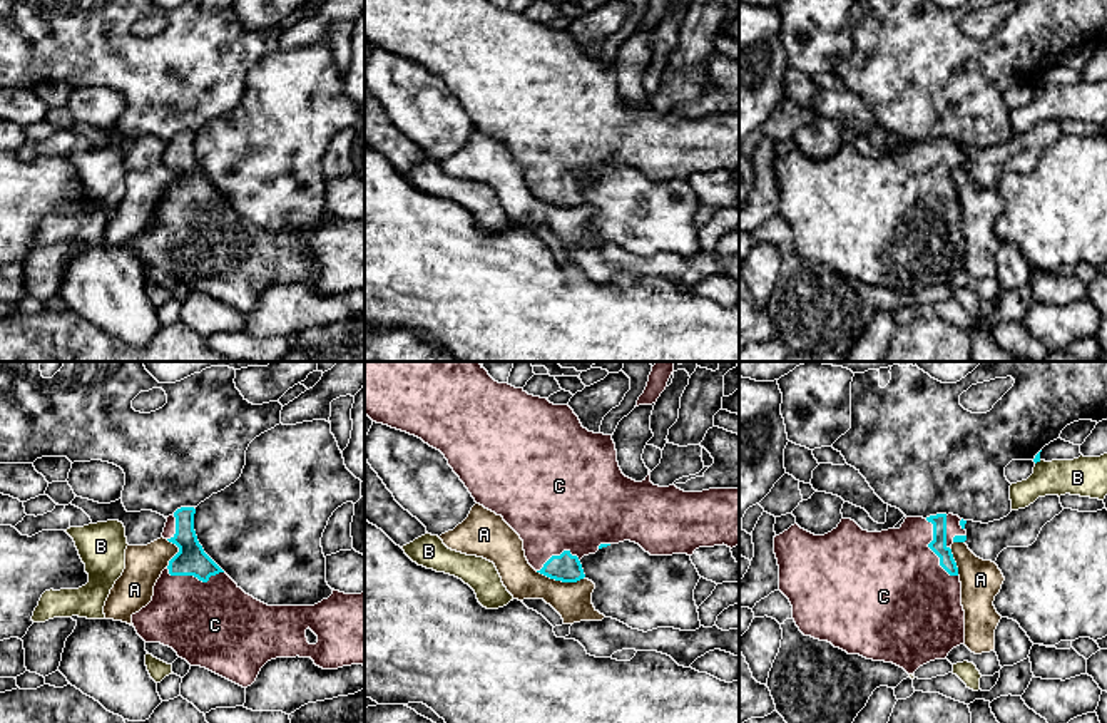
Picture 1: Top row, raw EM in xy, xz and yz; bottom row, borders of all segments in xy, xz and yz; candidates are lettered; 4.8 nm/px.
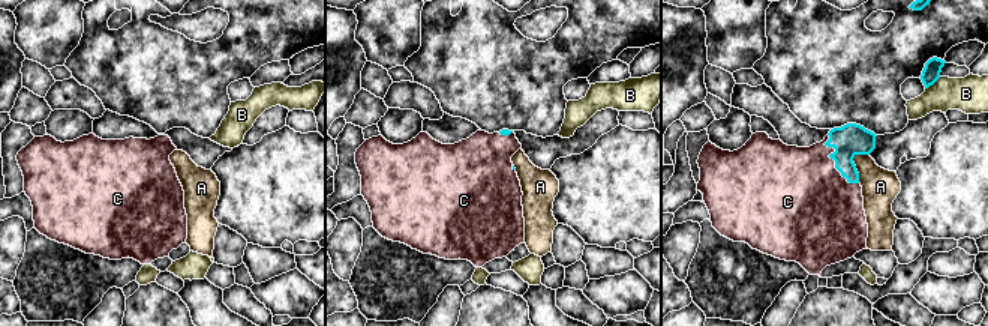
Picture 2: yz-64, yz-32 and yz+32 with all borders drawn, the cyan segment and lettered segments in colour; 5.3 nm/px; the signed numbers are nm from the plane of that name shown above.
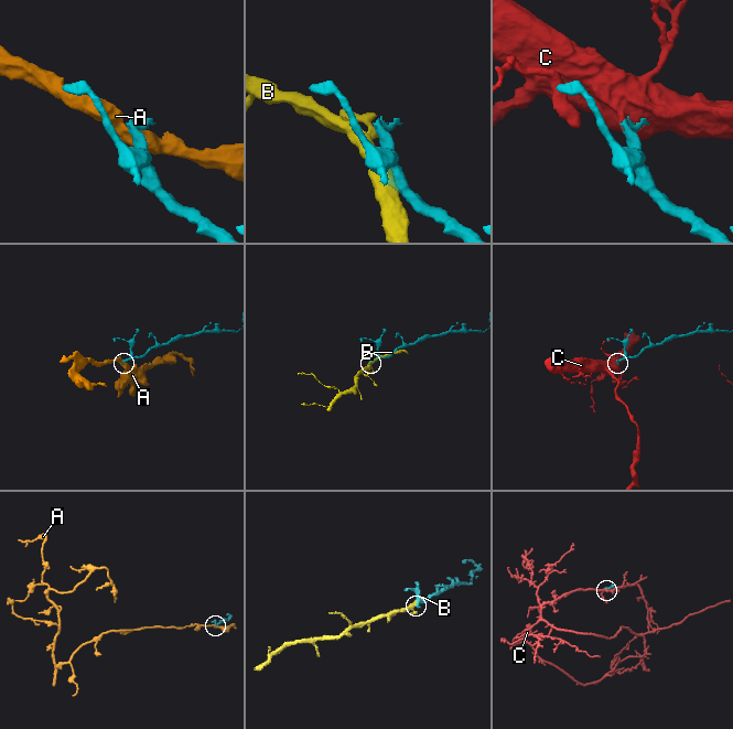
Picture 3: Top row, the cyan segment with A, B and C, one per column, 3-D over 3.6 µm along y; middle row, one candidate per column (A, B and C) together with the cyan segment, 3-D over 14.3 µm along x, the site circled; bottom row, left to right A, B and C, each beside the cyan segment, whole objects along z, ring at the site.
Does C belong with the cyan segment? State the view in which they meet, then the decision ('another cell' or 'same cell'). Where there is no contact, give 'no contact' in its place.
meets cyan in yz; same cell

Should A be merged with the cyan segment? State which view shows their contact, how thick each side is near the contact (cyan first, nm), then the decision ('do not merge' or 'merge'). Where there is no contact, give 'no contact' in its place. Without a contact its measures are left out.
contact in xz; calibres 140 and 180 nm; do not merge

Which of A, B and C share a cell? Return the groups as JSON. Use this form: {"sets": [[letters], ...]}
{"sets": [["A"], ["B"], ["C"]]}

